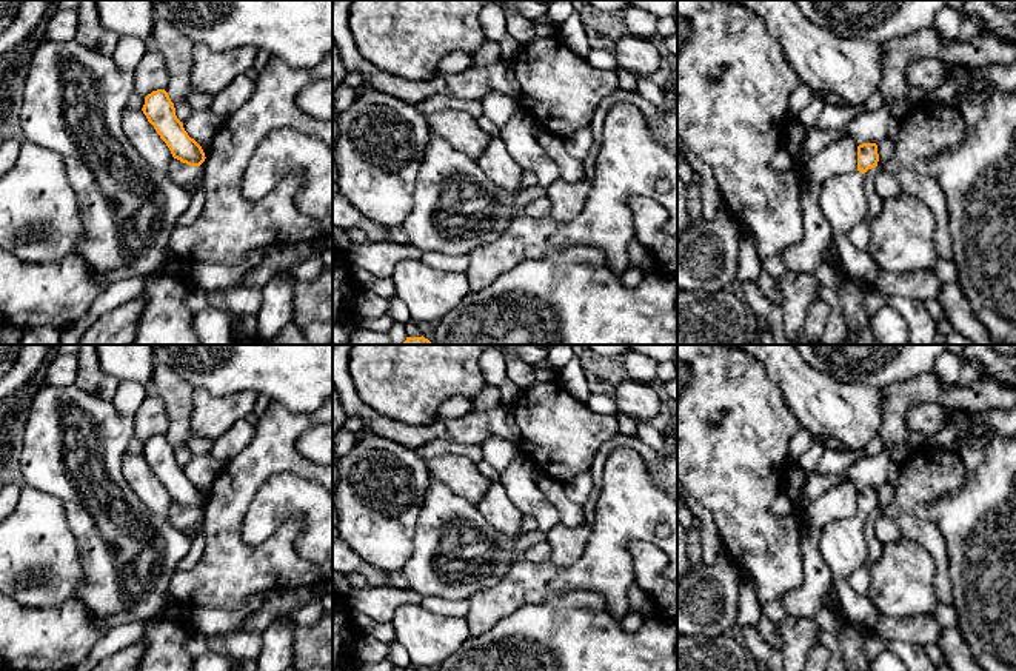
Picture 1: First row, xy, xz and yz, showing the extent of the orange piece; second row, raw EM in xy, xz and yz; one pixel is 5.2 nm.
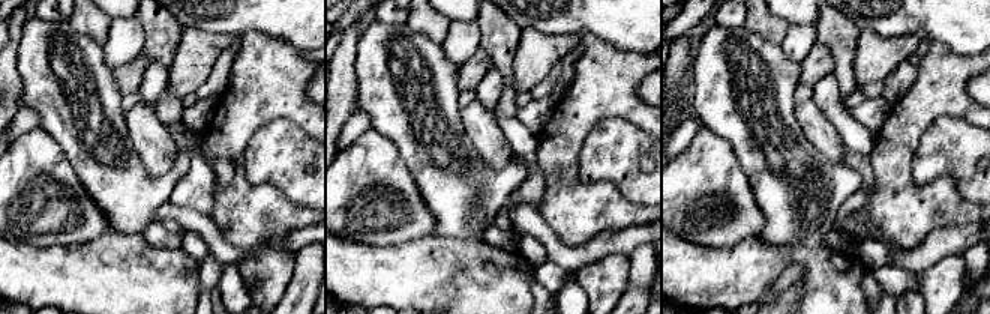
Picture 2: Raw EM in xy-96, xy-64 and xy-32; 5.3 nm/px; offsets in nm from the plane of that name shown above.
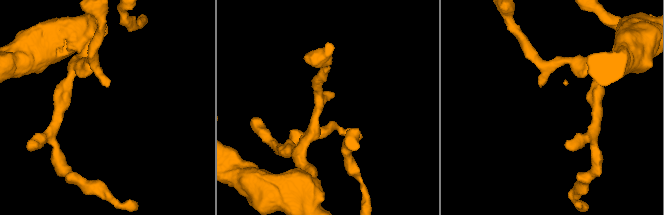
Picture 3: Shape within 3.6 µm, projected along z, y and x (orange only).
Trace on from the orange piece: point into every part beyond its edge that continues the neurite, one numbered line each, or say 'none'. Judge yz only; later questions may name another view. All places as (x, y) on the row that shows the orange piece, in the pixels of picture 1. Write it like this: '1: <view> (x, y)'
1: yz (844, 202)

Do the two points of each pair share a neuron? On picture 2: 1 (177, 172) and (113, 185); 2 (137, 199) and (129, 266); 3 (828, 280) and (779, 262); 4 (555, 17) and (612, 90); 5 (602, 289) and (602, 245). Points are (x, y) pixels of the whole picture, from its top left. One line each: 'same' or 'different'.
1: same
2: different
3: same
4: different
5: different

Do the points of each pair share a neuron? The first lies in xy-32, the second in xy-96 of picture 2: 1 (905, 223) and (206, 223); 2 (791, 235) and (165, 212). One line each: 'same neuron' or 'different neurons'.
1: different neurons
2: different neurons

